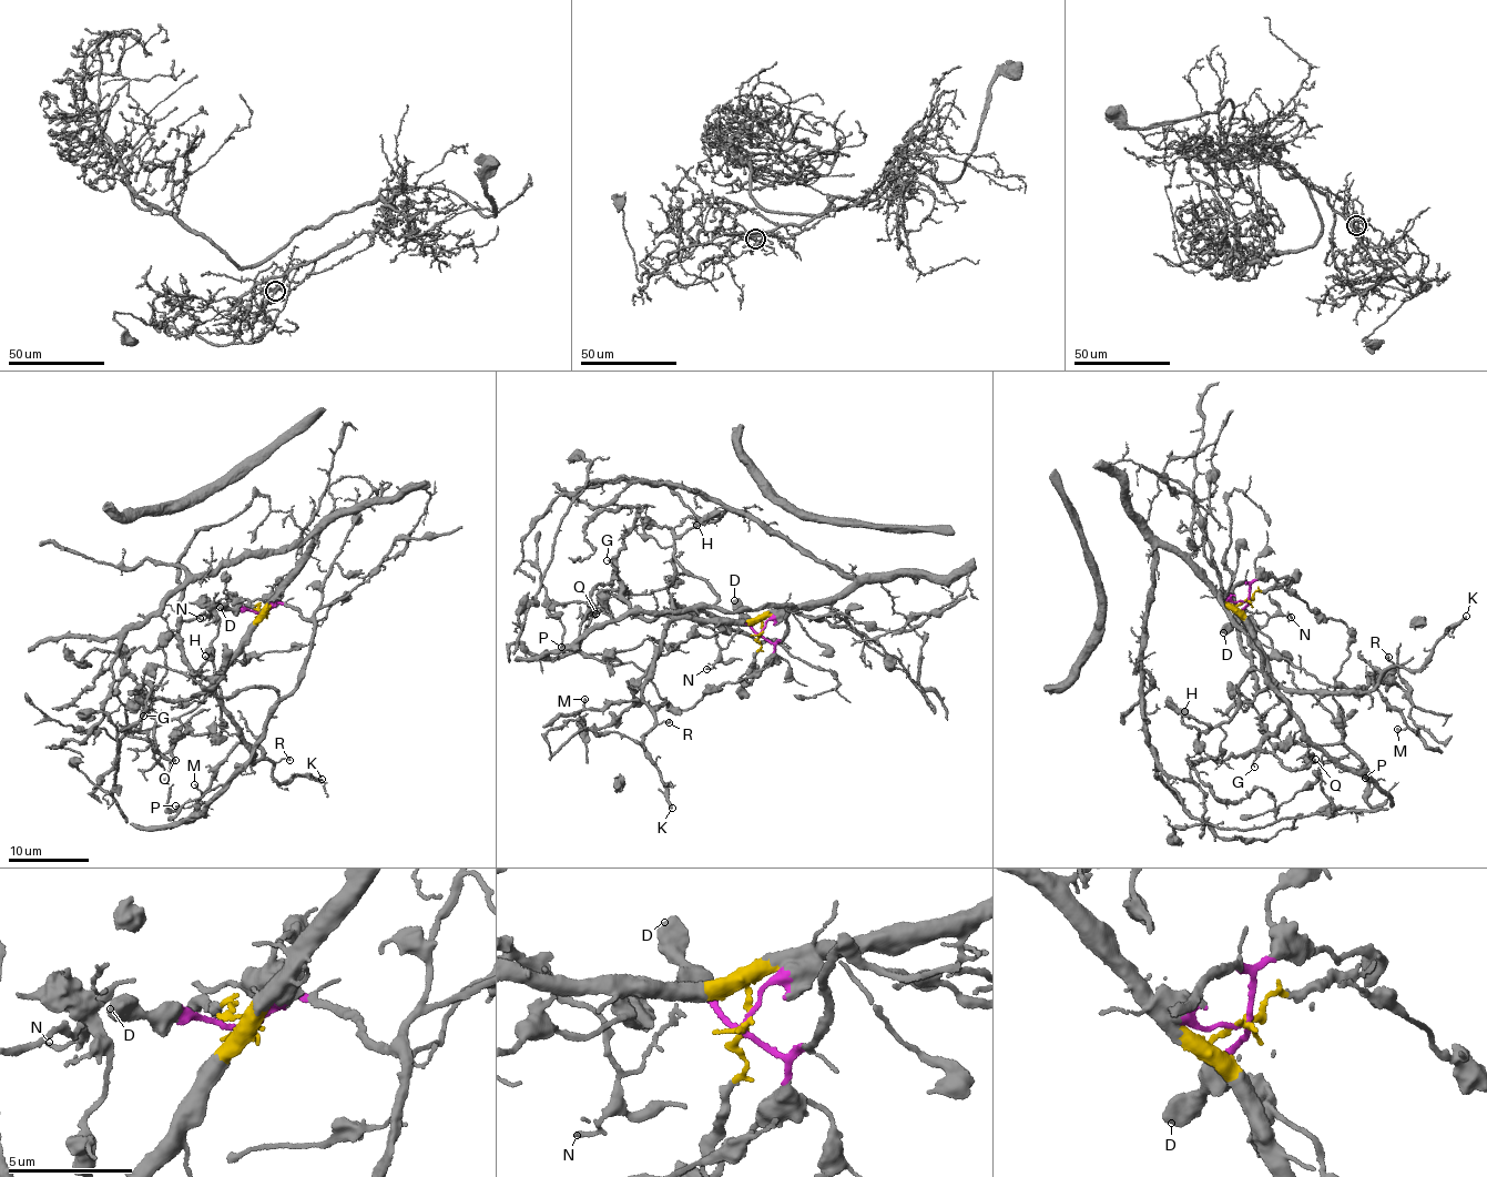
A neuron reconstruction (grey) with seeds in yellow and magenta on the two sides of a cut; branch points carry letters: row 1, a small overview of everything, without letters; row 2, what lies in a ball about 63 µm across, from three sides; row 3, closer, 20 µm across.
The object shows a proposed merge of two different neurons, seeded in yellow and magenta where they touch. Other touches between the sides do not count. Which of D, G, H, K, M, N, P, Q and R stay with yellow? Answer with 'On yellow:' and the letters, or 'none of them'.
On yellow: G, K, M, N, Q, R

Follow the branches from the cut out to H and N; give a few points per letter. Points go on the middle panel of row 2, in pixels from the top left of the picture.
H: (761, 633), (782, 640), (791, 607), (717, 605), (712, 587), (675, 559), (675, 527), (688, 517), (695, 524)
N: (761, 633), (763, 630), (757, 622), (685, 616), (671, 602), (712, 630), (719, 649), (714, 667), (706, 669)

